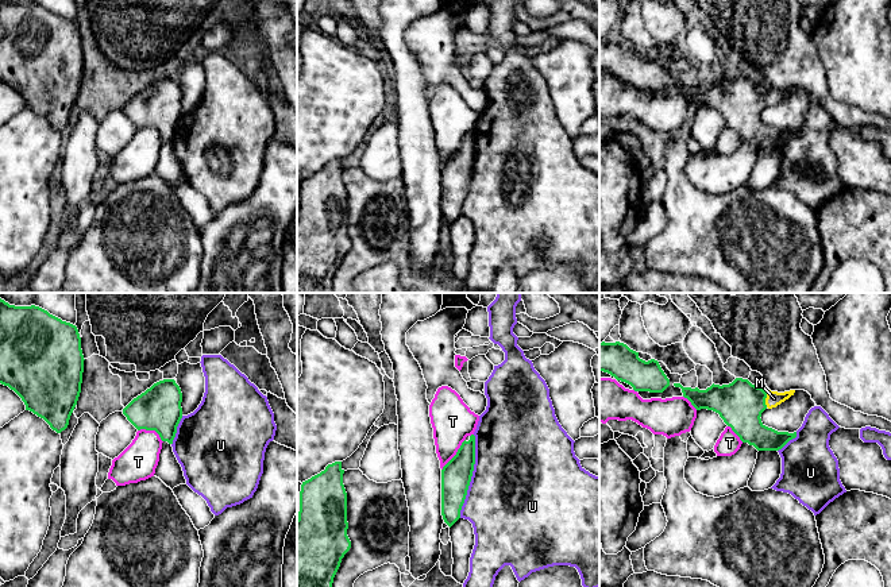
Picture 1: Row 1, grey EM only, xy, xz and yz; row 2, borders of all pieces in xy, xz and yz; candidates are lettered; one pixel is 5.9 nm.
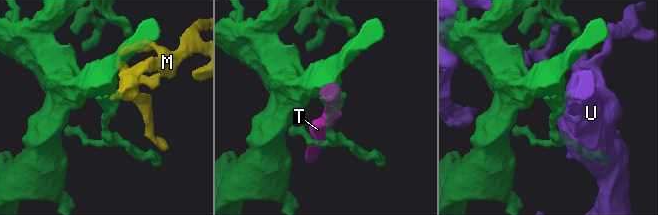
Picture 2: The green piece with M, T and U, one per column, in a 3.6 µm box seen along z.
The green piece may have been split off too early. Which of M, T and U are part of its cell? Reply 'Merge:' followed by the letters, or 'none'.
Merge: M

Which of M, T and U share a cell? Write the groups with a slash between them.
M / T / U

